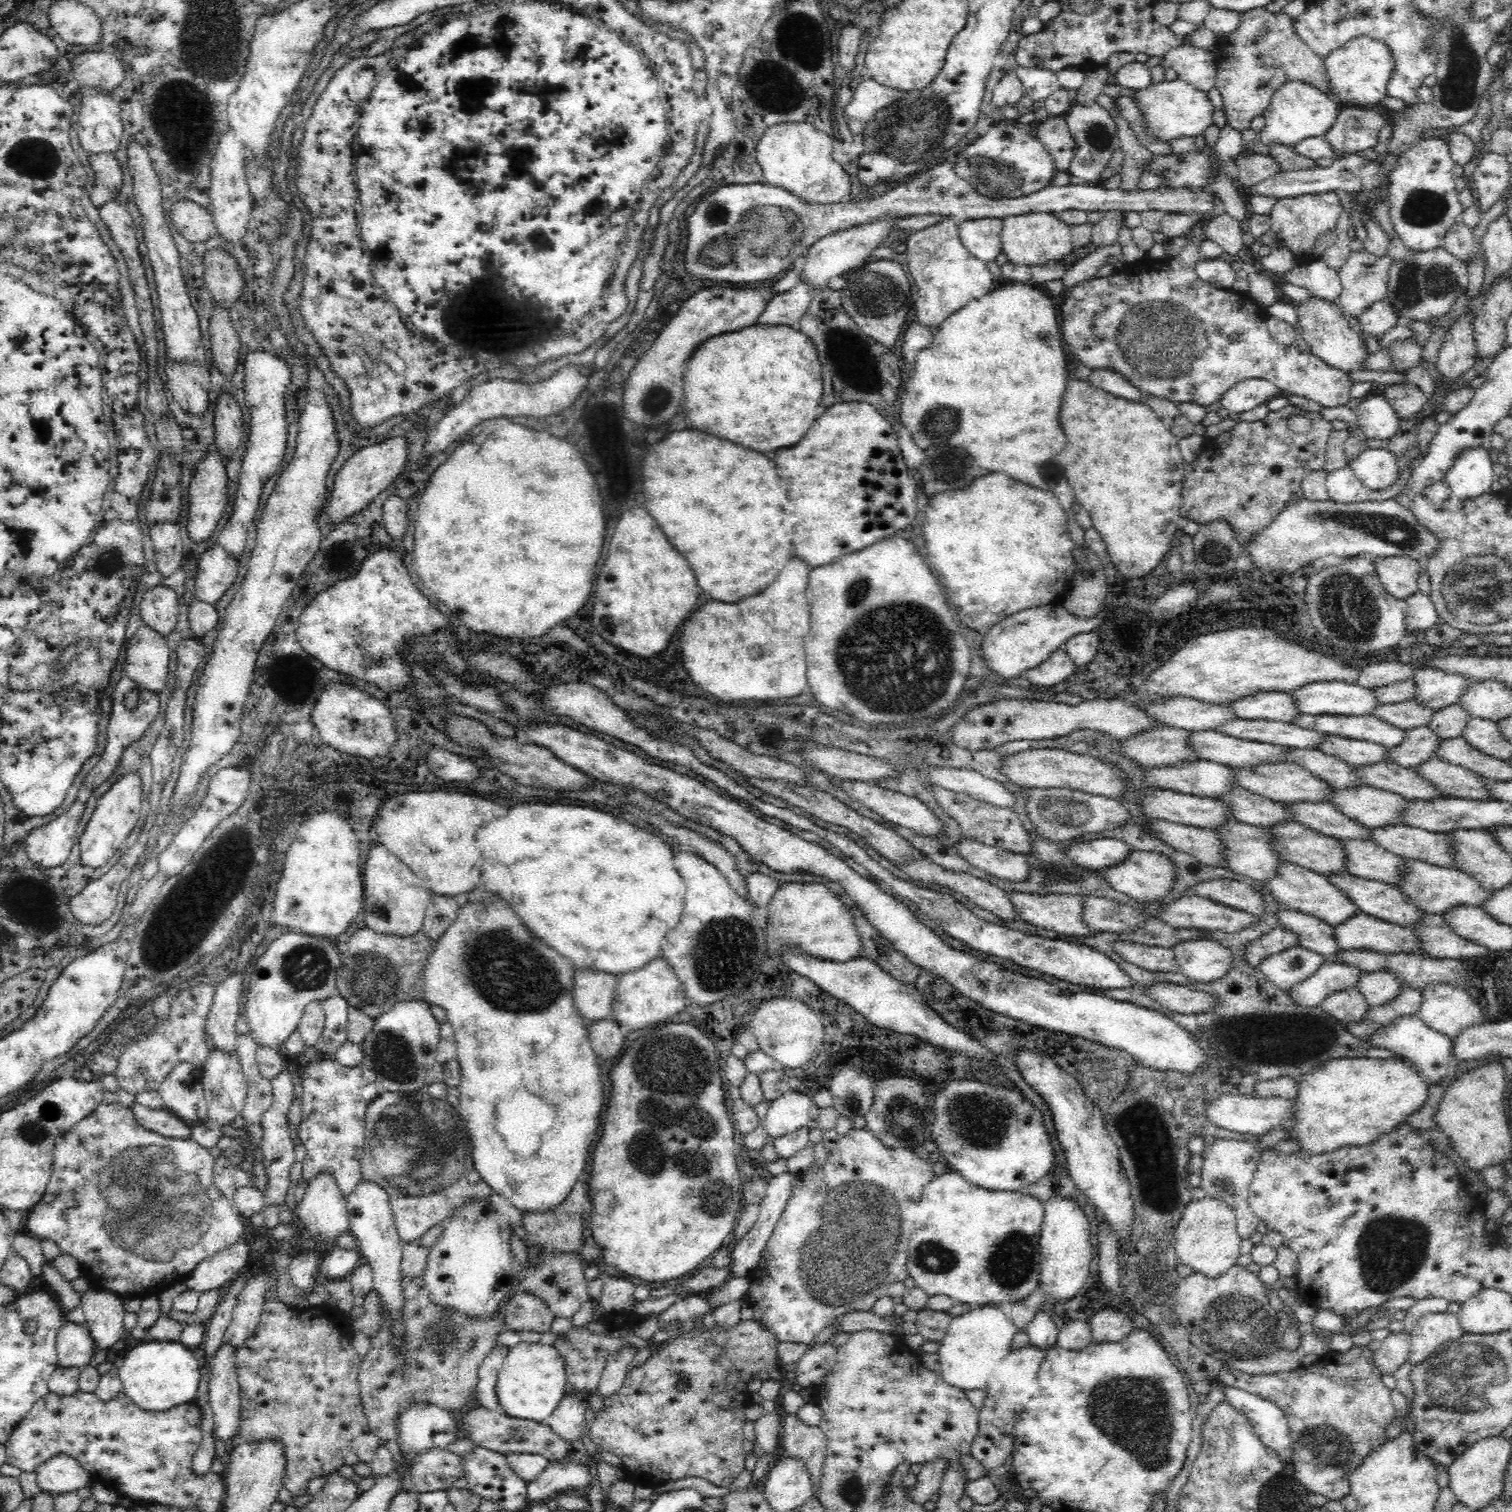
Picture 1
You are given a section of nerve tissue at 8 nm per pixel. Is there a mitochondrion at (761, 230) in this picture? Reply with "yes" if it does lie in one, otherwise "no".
yes

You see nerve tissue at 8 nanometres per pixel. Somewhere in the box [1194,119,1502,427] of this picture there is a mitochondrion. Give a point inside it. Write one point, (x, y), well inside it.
(1416, 282)

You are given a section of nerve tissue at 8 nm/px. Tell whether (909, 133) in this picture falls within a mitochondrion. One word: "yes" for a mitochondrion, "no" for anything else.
yes

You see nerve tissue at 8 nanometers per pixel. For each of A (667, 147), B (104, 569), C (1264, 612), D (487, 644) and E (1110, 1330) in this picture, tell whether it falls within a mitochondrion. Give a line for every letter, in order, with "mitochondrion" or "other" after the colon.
A: other
B: mitochondrion
C: other
D: other
E: other

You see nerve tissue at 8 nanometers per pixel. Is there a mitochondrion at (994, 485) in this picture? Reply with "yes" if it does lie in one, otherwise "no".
no

